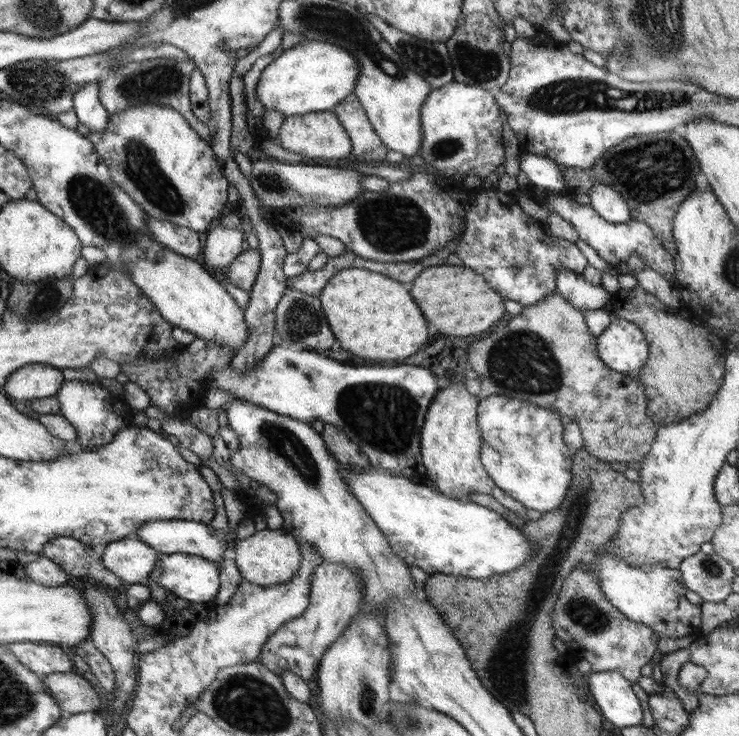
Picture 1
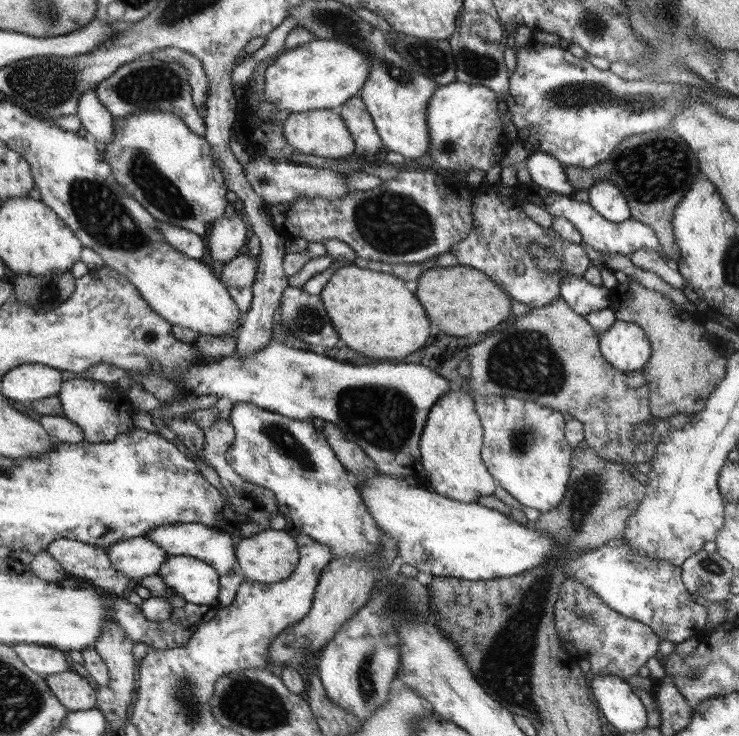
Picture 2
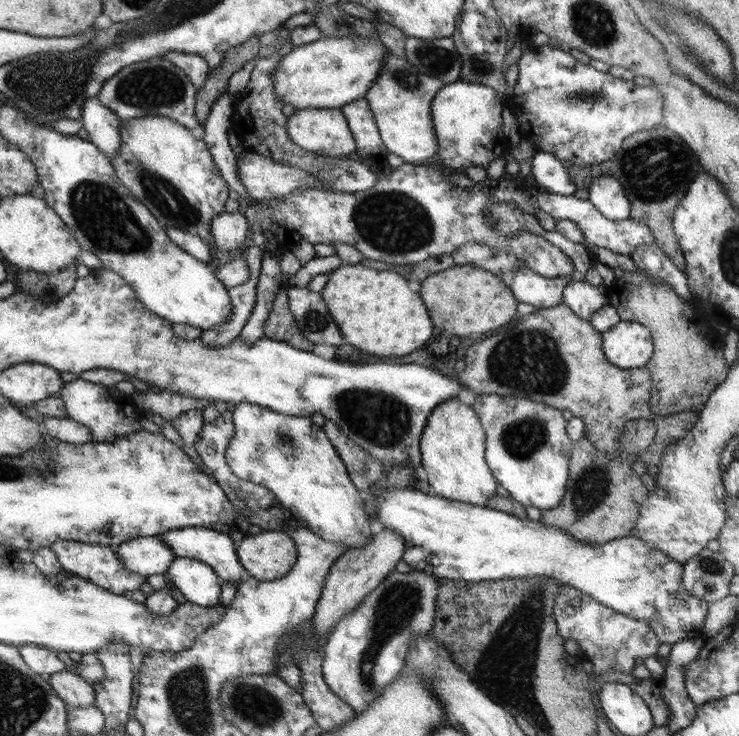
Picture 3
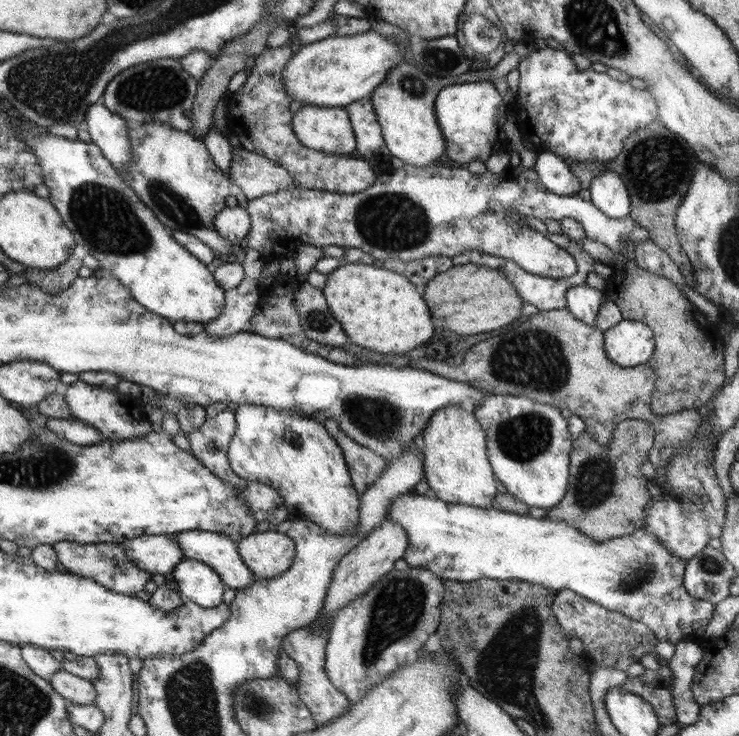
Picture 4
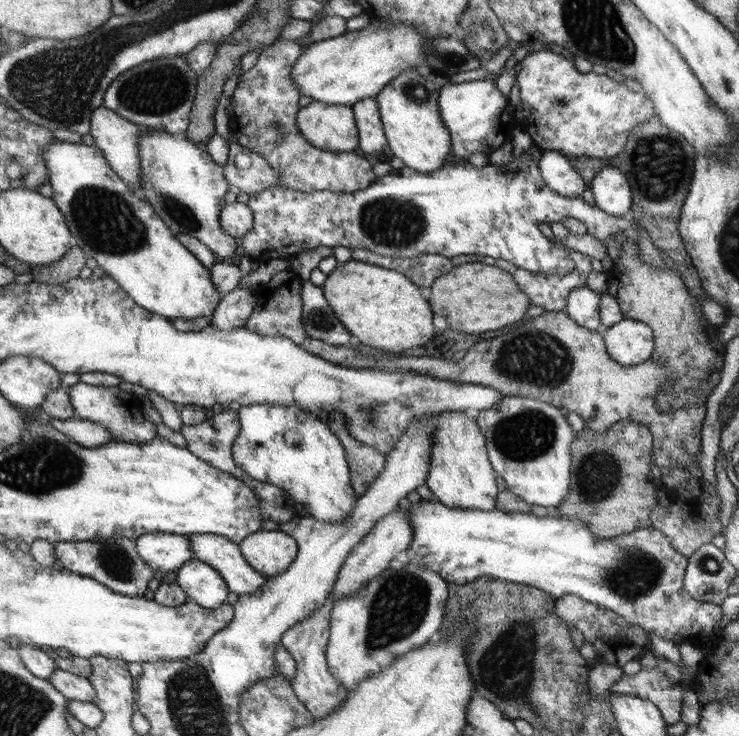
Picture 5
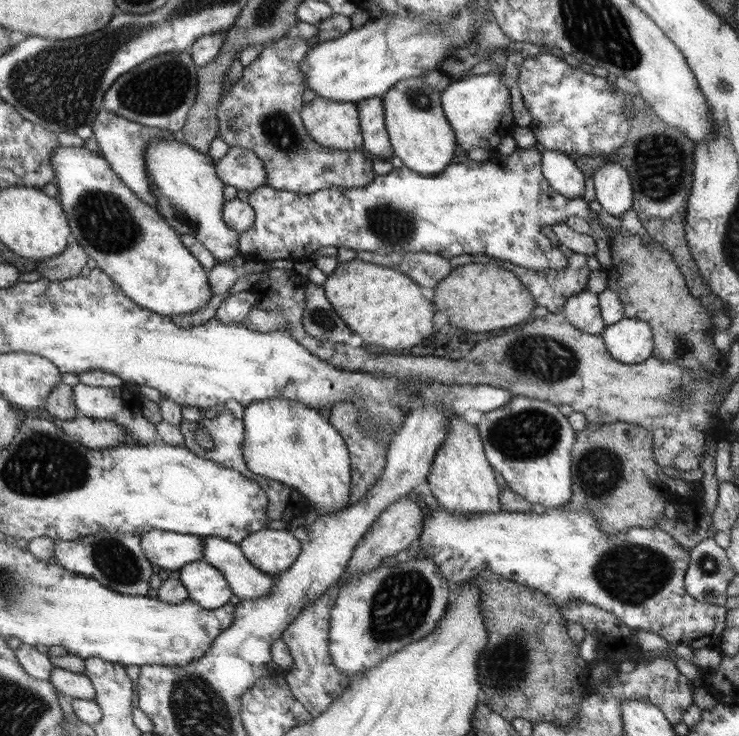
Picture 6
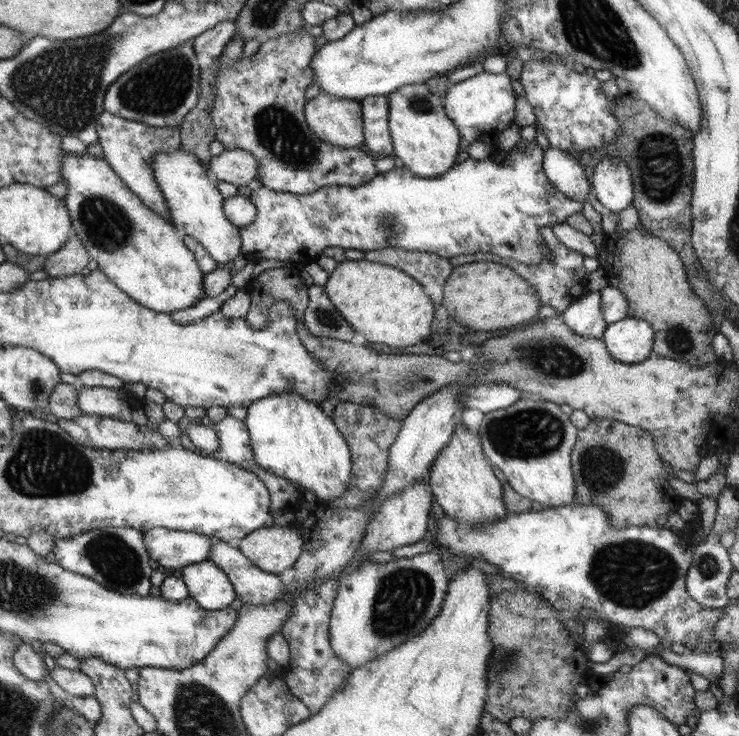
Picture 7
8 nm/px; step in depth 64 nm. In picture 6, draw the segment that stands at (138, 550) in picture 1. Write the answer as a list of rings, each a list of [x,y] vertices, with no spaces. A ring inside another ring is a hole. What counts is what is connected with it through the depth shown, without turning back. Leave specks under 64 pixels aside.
[[[153,530],[142,535],[142,548],[150,563],[163,571],[177,571],[202,560],[204,540],[201,536]]]

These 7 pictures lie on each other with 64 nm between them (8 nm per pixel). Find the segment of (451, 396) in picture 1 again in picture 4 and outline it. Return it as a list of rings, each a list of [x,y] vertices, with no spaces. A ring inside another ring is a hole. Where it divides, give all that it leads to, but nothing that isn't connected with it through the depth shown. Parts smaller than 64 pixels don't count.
[[[462,406],[442,408],[432,416],[420,433],[419,444],[424,456],[425,478],[431,494],[448,504],[467,504],[490,508],[499,493],[496,473],[488,461],[487,436],[474,414]]]

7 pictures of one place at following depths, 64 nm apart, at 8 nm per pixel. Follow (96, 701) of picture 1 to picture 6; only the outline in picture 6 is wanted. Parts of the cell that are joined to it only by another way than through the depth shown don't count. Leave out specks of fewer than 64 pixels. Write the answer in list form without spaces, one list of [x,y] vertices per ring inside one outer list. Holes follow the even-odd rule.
[[[54,666],[52,678],[49,681],[54,688],[57,688],[66,696],[71,696],[73,699],[92,700],[97,696],[96,686],[85,674],[79,675],[70,672],[69,669]]]

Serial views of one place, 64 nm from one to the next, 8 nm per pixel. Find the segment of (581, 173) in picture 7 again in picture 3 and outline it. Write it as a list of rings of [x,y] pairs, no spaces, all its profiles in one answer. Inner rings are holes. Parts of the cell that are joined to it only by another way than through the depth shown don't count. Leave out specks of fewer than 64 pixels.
[[[536,151],[531,158],[531,175],[548,192],[562,196],[572,196],[576,192],[576,182],[570,178],[569,166],[548,152]]]

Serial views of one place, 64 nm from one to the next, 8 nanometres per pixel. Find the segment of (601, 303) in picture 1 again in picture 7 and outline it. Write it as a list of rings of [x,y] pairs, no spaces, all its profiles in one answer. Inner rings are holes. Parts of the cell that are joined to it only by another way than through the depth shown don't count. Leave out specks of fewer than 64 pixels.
[[[590,291],[575,299],[561,312],[563,320],[580,336],[601,338],[605,334],[605,315],[601,310],[601,292]]]

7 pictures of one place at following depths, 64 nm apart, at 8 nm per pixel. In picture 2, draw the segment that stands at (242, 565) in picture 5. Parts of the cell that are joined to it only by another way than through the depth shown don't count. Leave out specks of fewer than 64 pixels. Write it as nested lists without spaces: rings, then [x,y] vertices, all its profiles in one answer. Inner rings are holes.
[[[194,522],[168,524],[168,526],[154,528],[153,531],[147,532],[145,537],[153,540],[158,547],[165,549],[169,555],[194,556],[198,560],[208,562],[218,573],[222,573],[222,576],[227,576],[227,574],[237,570],[237,555],[234,553],[232,538],[228,533],[210,528],[209,525]]]

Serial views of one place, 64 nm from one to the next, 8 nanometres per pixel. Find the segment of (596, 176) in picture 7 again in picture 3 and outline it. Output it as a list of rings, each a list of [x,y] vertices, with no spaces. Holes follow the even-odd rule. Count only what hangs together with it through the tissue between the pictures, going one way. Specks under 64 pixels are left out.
[[[612,176],[596,178],[590,184],[589,201],[595,205],[610,220],[618,221],[630,219],[632,206],[628,194],[624,194],[624,188],[618,180]]]

